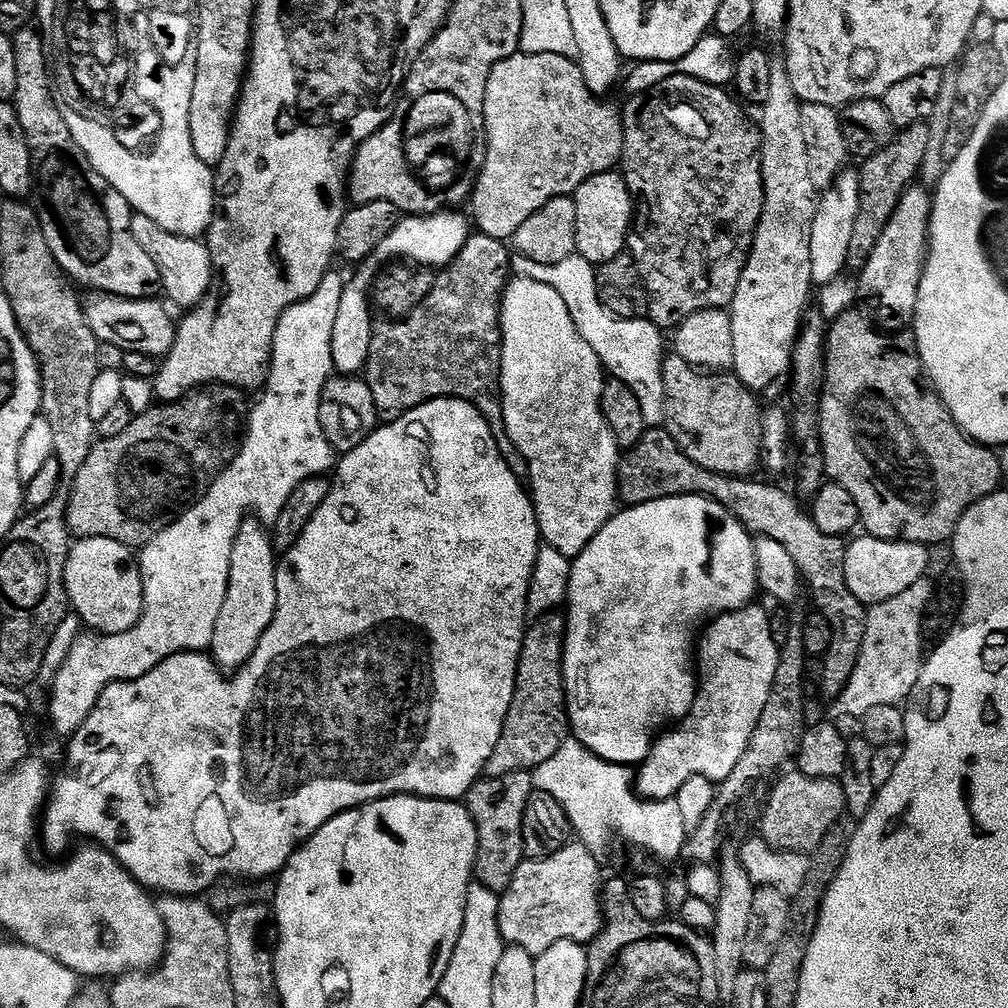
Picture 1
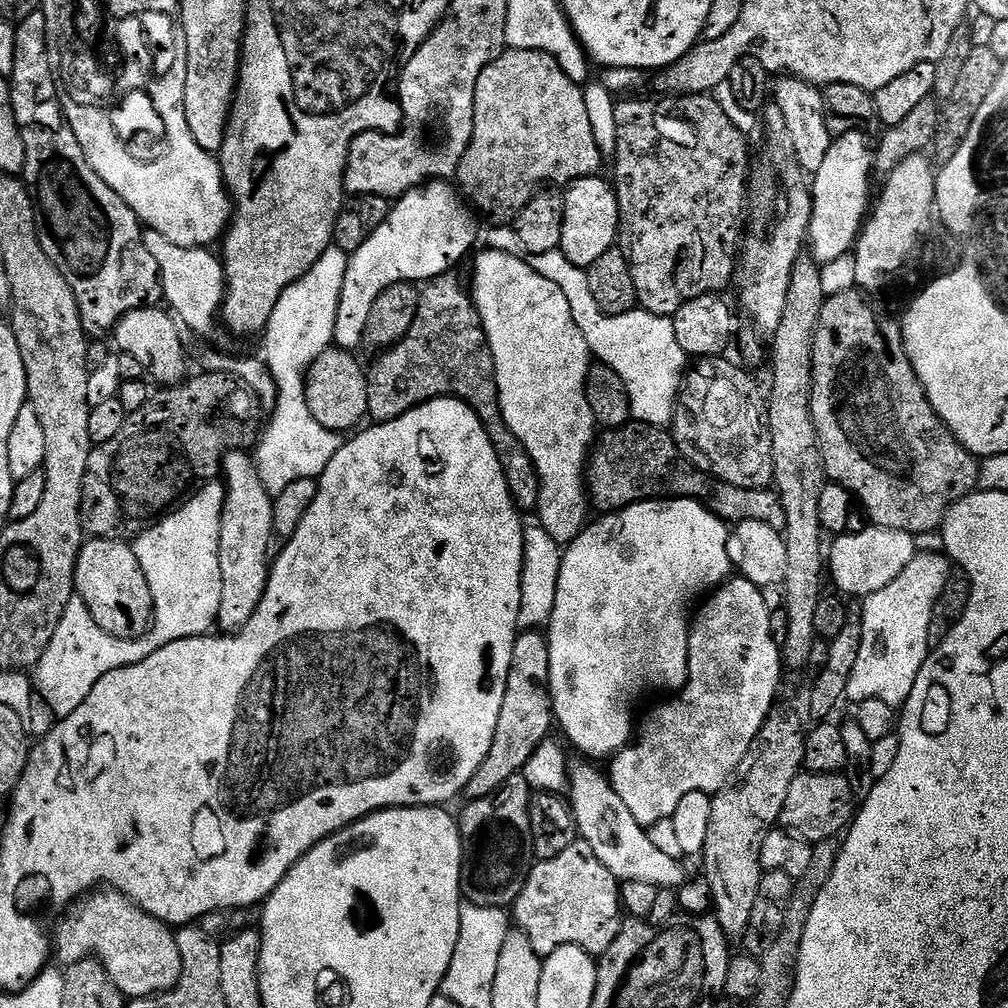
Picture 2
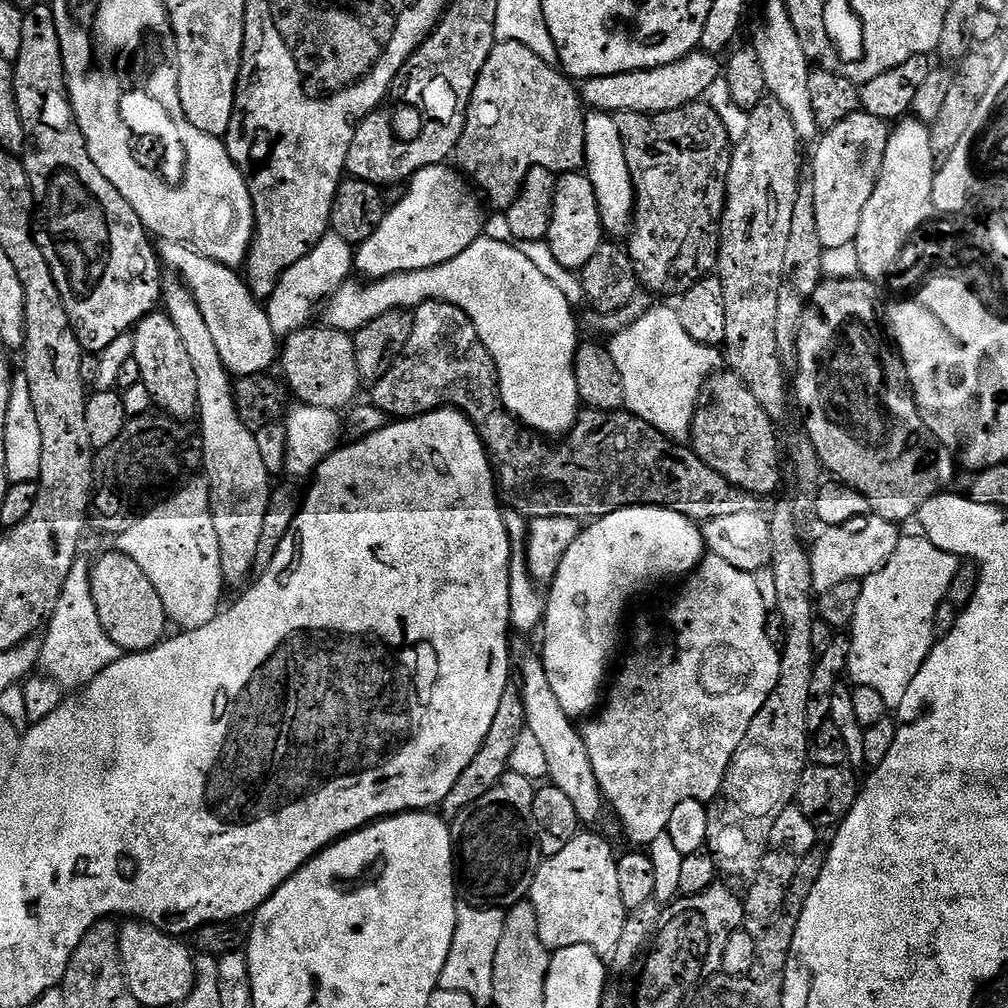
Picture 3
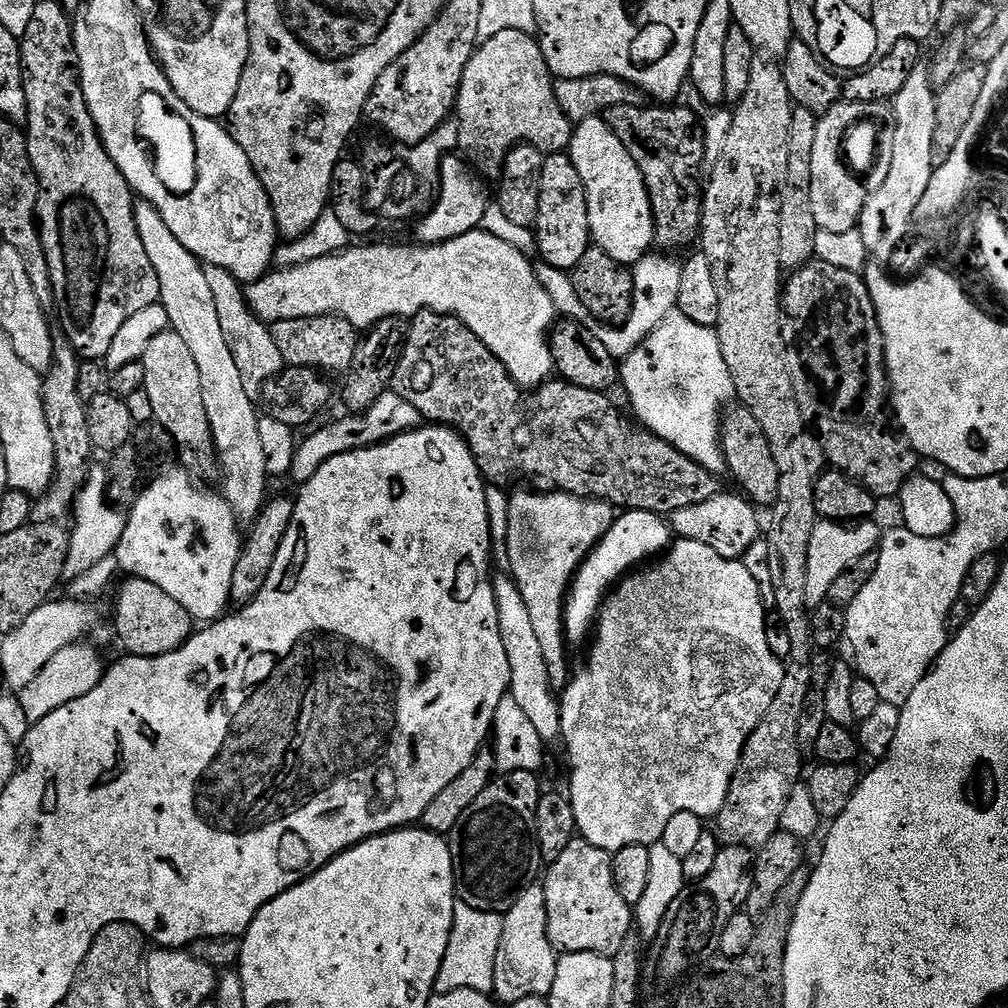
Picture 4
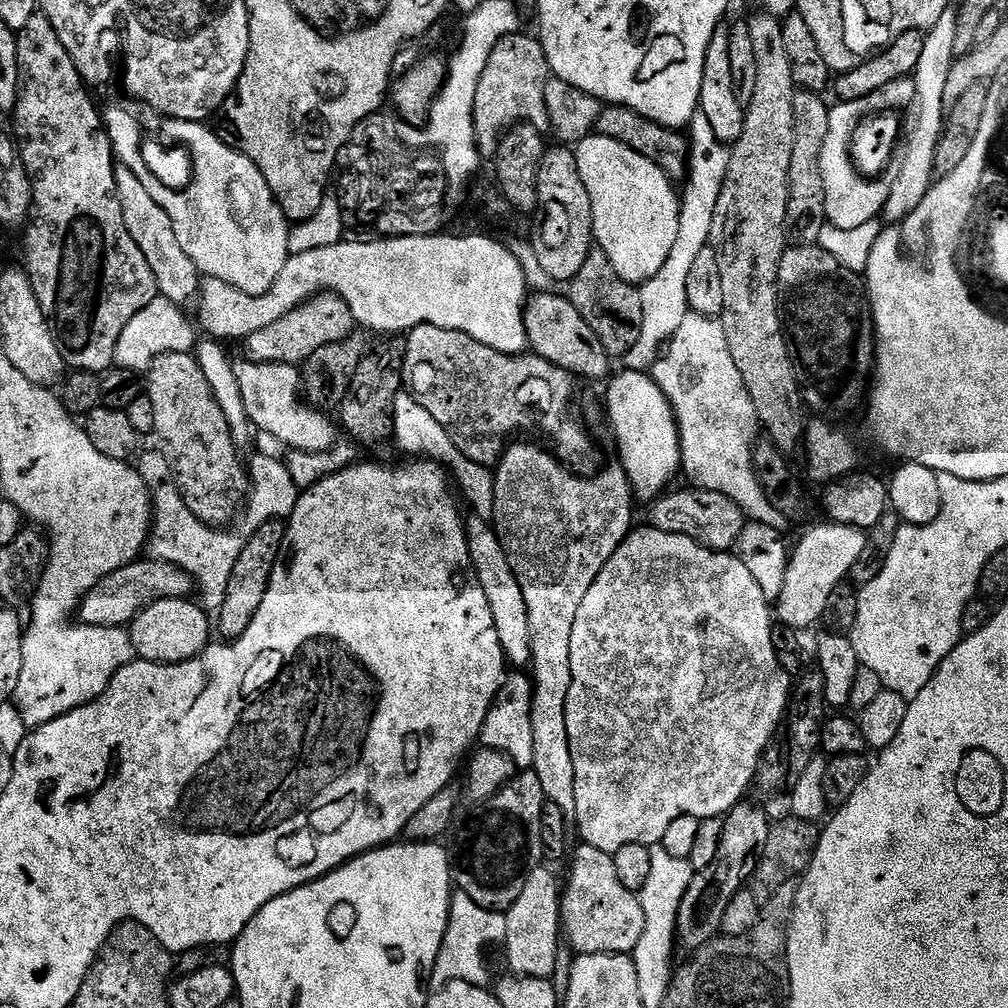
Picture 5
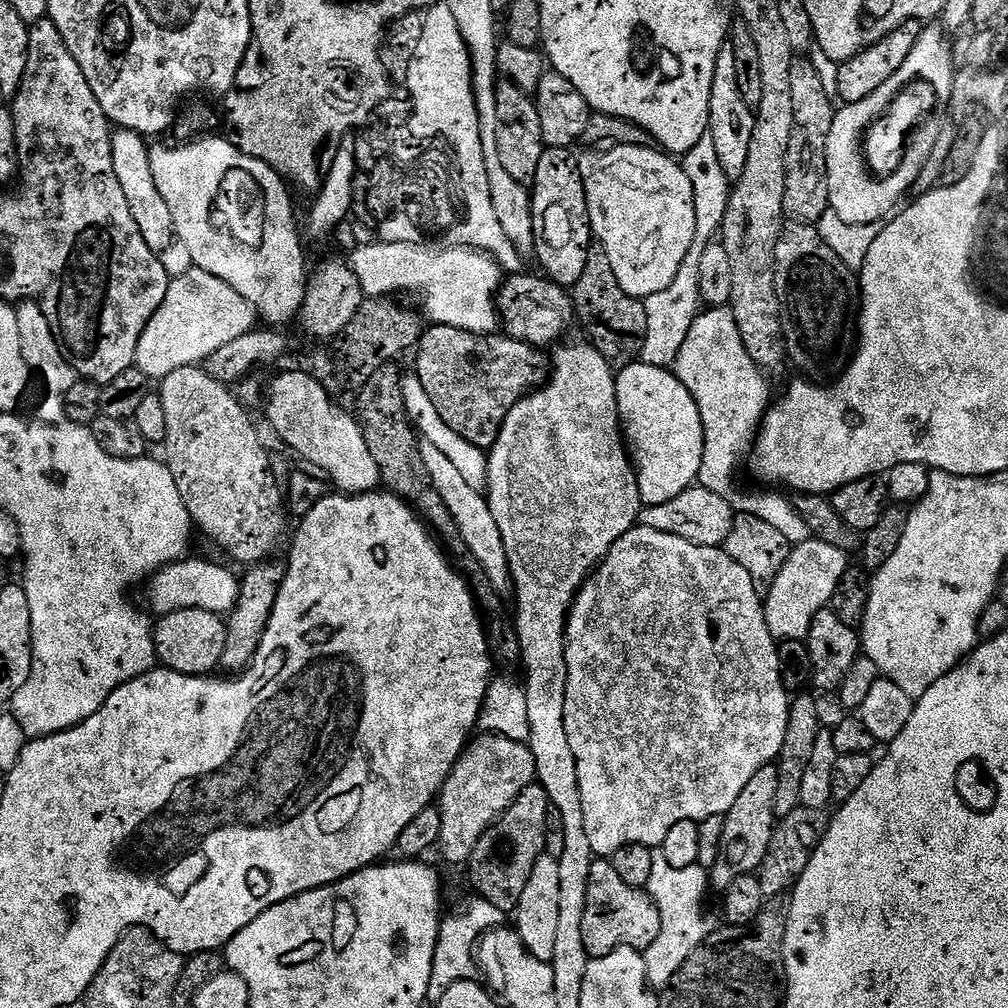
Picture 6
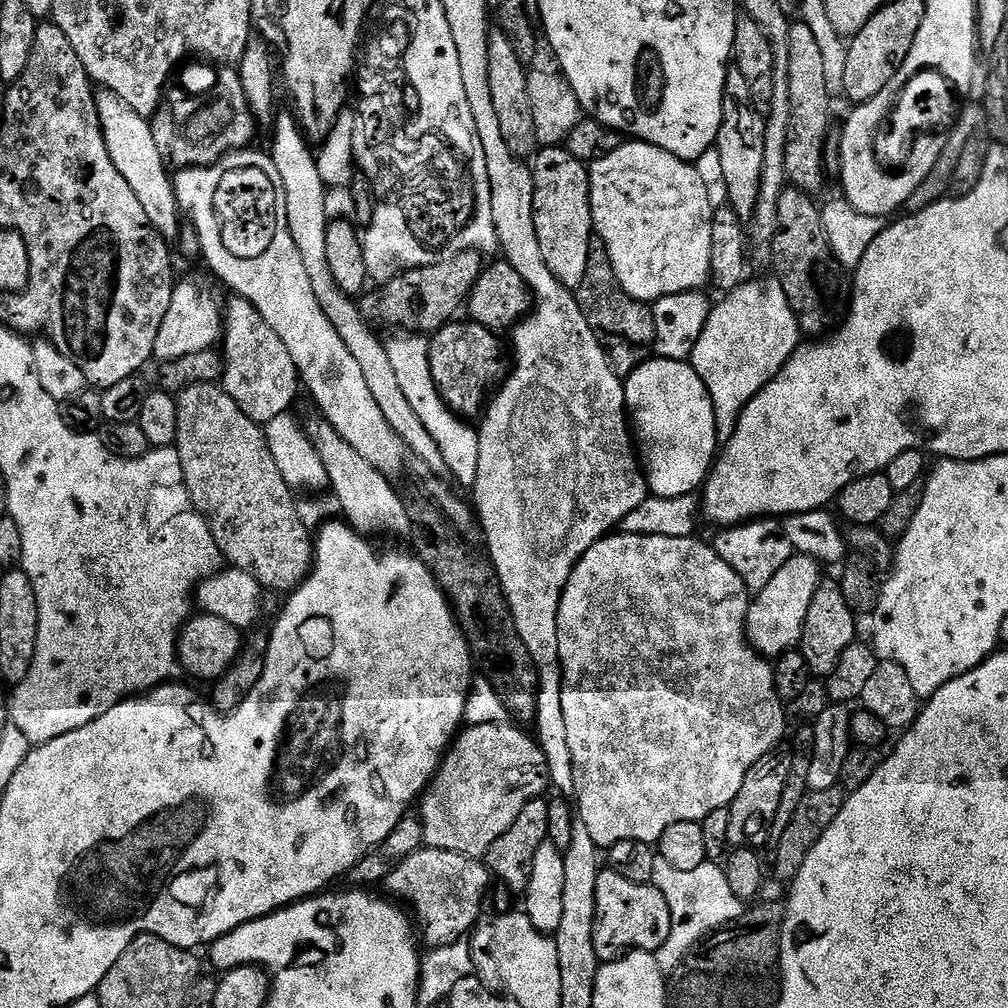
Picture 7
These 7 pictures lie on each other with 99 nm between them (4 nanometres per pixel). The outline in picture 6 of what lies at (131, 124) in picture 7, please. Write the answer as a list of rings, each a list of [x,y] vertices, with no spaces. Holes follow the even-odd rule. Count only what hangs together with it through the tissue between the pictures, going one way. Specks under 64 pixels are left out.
[[[116,130],[112,133],[112,161],[114,174],[118,174],[118,182],[122,182],[122,190],[126,193],[126,202],[130,202],[130,214],[134,214],[134,222],[138,222],[138,230],[142,230],[142,238],[146,238],[146,246],[154,250],[160,257],[162,266],[169,277],[186,274],[192,269],[193,262],[190,250],[176,238],[174,218],[170,214],[170,206],[166,206],[166,198],[158,194],[158,186],[154,184],[154,174],[150,170],[150,151],[145,137],[137,132]]]

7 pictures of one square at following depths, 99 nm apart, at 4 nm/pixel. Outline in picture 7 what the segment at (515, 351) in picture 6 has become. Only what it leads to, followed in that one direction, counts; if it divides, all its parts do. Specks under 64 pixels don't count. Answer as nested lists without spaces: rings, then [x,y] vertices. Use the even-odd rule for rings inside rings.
[[[453,322],[444,325],[443,328],[431,337],[428,345],[430,354],[430,374],[436,383],[444,403],[461,418],[479,417],[483,413],[489,399],[490,393],[501,383],[506,372],[506,348],[500,345],[501,337],[497,333],[486,330],[486,326],[478,326],[471,322]]]

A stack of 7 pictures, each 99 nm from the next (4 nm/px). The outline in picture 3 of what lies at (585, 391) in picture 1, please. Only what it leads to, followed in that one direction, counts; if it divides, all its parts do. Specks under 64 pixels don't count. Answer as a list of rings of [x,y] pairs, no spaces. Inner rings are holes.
[[[481,238],[466,246],[466,250],[458,254],[458,258],[450,258],[450,262],[442,262],[426,270],[399,272],[393,276],[383,276],[380,280],[360,283],[364,284],[347,282],[330,297],[325,305],[325,323],[329,327],[355,334],[371,320],[388,316],[397,310],[414,310],[427,300],[441,300],[458,306],[478,330],[478,338],[484,343],[494,362],[504,411],[544,438],[564,438],[571,432],[582,411],[578,382],[572,365],[576,361],[578,347],[576,316],[572,313],[573,301],[562,288],[550,282],[550,278],[546,278],[546,274],[542,274],[542,270],[538,270],[538,266],[534,266],[534,262],[530,262],[530,258],[526,258],[526,254],[522,254],[515,243]]]

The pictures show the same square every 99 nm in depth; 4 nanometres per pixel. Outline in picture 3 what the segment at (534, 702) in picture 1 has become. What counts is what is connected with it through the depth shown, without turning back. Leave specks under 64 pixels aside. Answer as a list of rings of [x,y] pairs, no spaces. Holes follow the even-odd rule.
[[[509,686],[502,694],[502,702],[498,702],[498,714],[494,714],[494,726],[490,726],[490,734],[486,738],[486,742],[482,742],[474,762],[470,762],[470,766],[466,766],[466,770],[462,770],[458,782],[454,782],[454,790],[450,790],[450,794],[446,794],[442,805],[445,817],[454,818],[458,814],[462,814],[462,810],[474,806],[474,802],[478,802],[478,798],[482,798],[482,794],[490,791],[504,777],[505,772],[509,771],[516,737],[526,728],[525,718],[526,710],[520,697],[519,687]]]

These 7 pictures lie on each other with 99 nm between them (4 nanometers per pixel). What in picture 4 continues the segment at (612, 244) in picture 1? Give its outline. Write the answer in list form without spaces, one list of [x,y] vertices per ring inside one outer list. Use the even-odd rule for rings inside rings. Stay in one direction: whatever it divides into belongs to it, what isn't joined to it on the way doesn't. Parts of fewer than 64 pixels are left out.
[[[549,155],[540,172],[539,182],[540,201],[538,218],[534,225],[539,259],[555,268],[574,269],[578,262],[582,262],[593,238],[586,190],[582,186],[582,178],[578,178],[578,170],[572,165],[571,155]]]

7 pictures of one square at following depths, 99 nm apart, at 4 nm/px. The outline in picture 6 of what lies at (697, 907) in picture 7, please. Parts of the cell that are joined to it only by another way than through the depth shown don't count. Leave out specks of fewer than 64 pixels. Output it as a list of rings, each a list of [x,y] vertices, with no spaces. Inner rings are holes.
[[[654,851],[654,870],[650,874],[647,893],[658,906],[658,914],[662,918],[662,930],[650,946],[643,949],[646,962],[646,974],[649,985],[653,989],[667,988],[670,978],[682,970],[682,962],[702,946],[702,942],[714,931],[714,925],[708,921],[704,913],[704,899],[710,893],[709,869],[701,868],[699,863],[685,868],[675,868],[666,862],[663,851]]]

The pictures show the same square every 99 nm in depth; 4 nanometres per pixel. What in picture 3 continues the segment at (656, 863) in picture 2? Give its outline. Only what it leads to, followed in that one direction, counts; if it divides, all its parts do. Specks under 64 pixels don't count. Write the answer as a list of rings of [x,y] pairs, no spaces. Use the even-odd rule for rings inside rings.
[[[528,652],[520,660],[520,681],[518,681],[520,697],[526,710],[526,731],[534,734],[534,738],[542,745],[548,767],[547,779],[551,787],[562,790],[562,794],[570,797],[574,810],[578,810],[581,825],[592,826],[606,808],[604,796],[600,793],[598,778],[594,778],[594,766],[590,766],[590,754],[586,750],[581,729],[577,721],[562,710],[558,697],[550,686],[550,678],[546,678],[543,659]]]

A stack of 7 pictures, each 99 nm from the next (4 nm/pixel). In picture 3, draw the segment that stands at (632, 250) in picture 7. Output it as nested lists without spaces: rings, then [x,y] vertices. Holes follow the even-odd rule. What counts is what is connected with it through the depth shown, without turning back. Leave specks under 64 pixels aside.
[[[612,114],[585,115],[584,129],[586,130],[584,168],[598,198],[602,226],[609,237],[627,237],[632,227],[632,214],[636,211],[636,191],[630,178],[630,166],[626,166],[626,154],[622,138],[618,134],[616,117]]]

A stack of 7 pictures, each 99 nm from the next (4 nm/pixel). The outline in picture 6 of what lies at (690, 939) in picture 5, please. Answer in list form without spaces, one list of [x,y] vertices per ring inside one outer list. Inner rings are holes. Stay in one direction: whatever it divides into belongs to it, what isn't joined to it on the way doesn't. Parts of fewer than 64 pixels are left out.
[[[775,763],[762,766],[746,787],[730,810],[725,812],[724,829],[722,830],[722,846],[718,862],[710,869],[710,884],[717,893],[723,894],[736,878],[753,874],[766,858],[772,836],[776,833],[778,819],[775,816],[775,798],[777,797],[779,770]]]

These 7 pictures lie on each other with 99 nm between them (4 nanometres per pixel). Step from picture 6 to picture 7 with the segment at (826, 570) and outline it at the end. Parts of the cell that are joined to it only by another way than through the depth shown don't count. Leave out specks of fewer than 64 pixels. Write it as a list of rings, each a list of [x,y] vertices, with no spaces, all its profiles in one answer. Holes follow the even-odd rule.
[[[794,554],[770,578],[766,590],[755,593],[748,606],[748,623],[746,631],[748,643],[765,658],[781,656],[783,652],[793,651],[802,638],[802,630],[806,626],[806,610],[810,610],[810,602],[814,602],[814,594],[822,583],[820,576],[822,564],[813,557]]]

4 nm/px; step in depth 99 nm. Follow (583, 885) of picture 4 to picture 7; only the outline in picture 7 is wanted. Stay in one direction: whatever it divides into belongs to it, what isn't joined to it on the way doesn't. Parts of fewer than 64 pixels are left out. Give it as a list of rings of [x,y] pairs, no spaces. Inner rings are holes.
[[[611,870],[598,874],[598,894],[594,914],[594,950],[601,962],[615,960],[633,950],[656,953],[670,938],[670,906],[655,884],[630,882]]]

